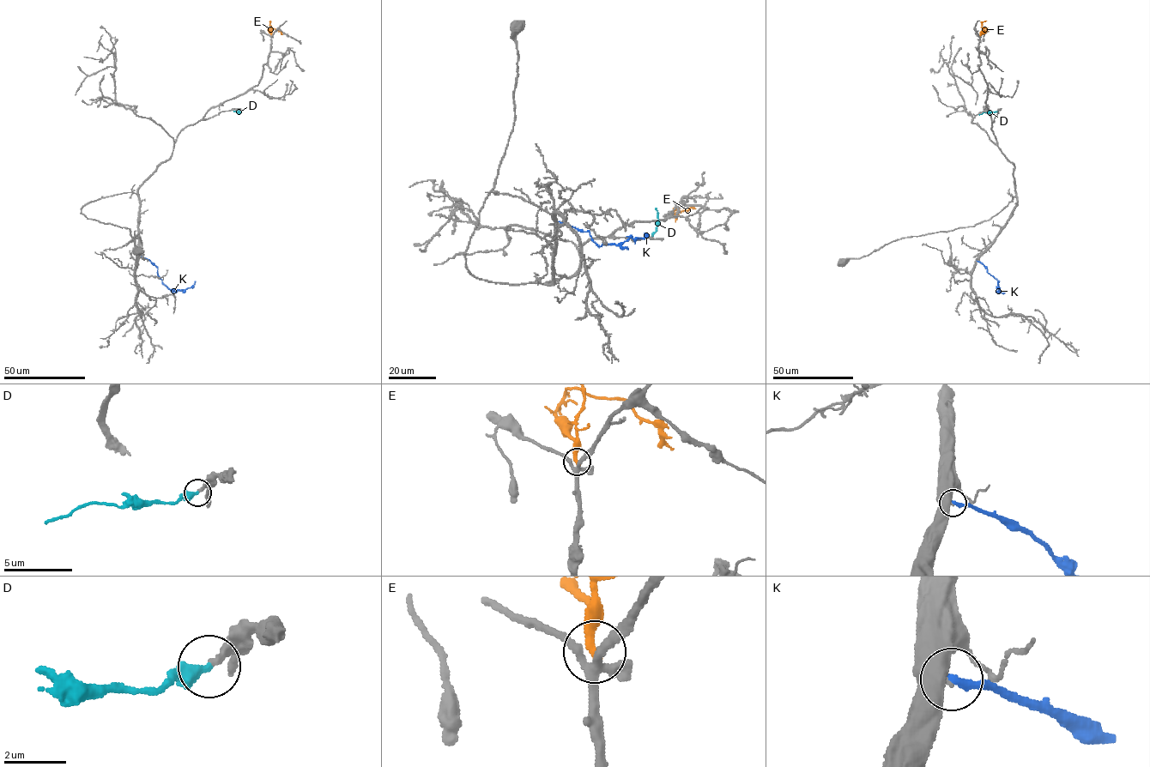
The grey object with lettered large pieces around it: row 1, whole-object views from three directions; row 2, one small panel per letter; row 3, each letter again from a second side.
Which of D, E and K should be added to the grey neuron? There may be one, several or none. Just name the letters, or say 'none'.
D

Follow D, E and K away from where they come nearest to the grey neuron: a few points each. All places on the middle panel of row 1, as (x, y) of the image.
D: (652, 235), (657, 221), (655, 208)
E: (679, 205), (675, 216), (677, 213), (691, 207), (695, 208)
K: (557, 221), (589, 231), (592, 240), (599, 246), (621, 244), (630, 237), (644, 238), (649, 234)

